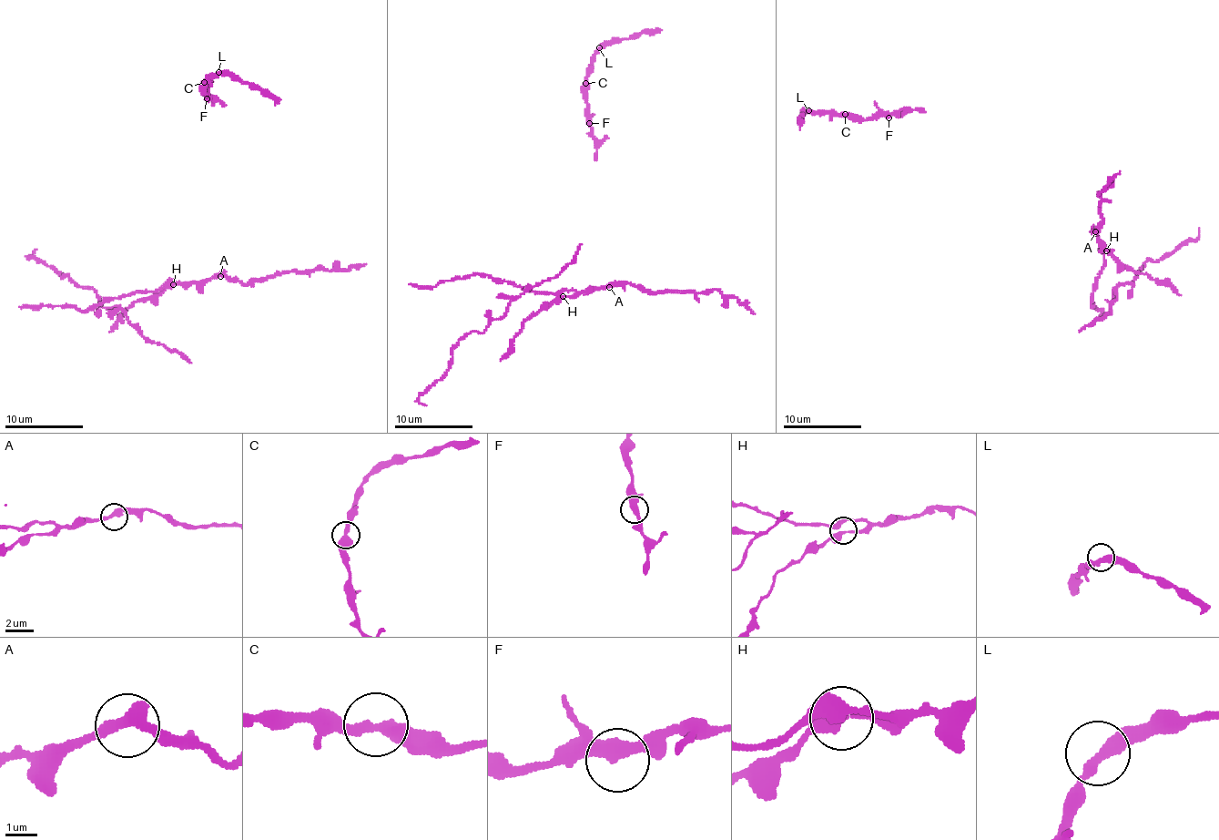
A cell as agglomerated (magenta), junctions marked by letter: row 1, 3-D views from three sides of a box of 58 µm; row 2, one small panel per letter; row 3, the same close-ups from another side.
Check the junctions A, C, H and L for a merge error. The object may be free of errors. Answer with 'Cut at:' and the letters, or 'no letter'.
Cut at: no letter

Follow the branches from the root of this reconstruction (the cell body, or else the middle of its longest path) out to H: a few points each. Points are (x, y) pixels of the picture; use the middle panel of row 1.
H: (611, 284), (587, 292), (563, 296)

